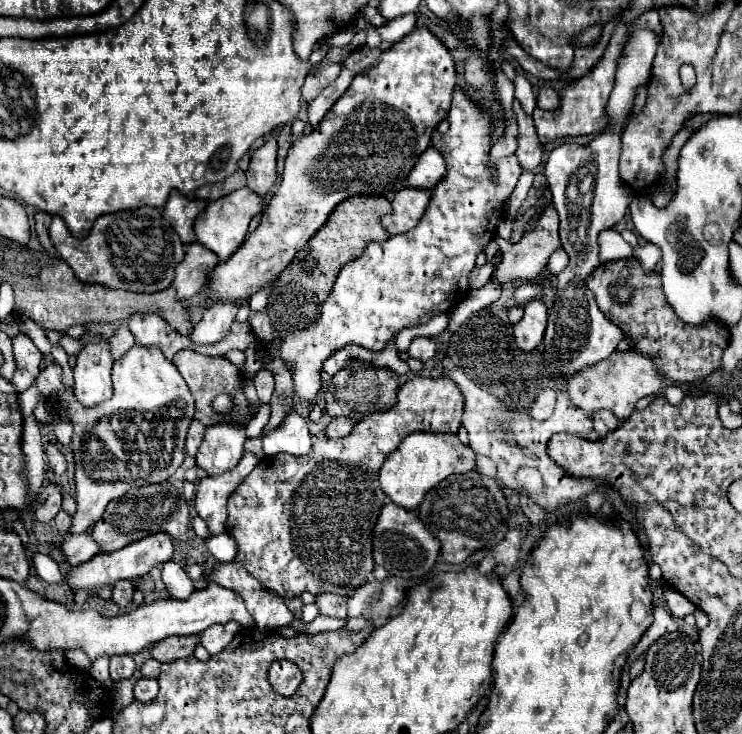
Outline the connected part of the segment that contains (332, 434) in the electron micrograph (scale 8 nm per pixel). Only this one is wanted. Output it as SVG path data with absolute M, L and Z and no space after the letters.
M340 416L340 418L334 418L328 426L326 426L326 436L330 438L330 440L338 440L338 438L344 438L344 436L348 436L350 434L350 430L354 428L354 420L352 418L344 418L344 416Z

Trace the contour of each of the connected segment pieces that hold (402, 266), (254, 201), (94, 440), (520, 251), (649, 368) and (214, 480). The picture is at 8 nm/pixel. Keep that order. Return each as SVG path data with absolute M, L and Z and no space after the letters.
M460 88L454 90L454 100L452 100L448 120L450 120L450 130L444 136L440 132L432 134L432 144L446 158L448 174L434 188L430 206L424 218L420 220L420 224L412 228L408 234L390 236L390 240L382 244L370 242L358 260L348 262L344 270L340 270L328 300L322 304L320 322L304 330L284 334L280 354L284 362L294 364L294 370L292 370L294 392L302 400L306 402L314 400L314 396L320 390L322 364L336 350L344 348L346 344L360 344L368 350L382 350L386 342L392 340L402 328L426 324L440 310L450 312L456 304L464 300L468 292L468 276L474 270L474 260L496 234L494 230L502 220L500 202L506 202L512 190L516 188L522 168L516 156L502 158L498 160L498 176L492 176L490 158L488 158L490 146L492 146L492 116L480 110L476 102L470 100Z
M240 188L224 198L218 198L216 202L210 202L208 208L196 218L194 226L196 240L208 250L212 250L218 258L226 260L228 256L232 256L232 250L238 250L238 246L244 242L244 234L248 234L250 220L258 216L262 210L264 210L262 198L248 188Z
M140 344L132 346L120 360L114 362L112 380L114 380L114 396L94 408L84 408L74 398L74 392L64 390L62 368L52 362L46 368L42 368L36 382L26 392L20 394L20 408L24 416L30 416L34 412L34 406L40 400L46 400L46 396L52 400L52 404L58 404L58 402L68 404L68 416L74 426L72 450L76 458L76 504L80 494L80 506L72 518L72 528L70 528L74 534L80 534L88 526L98 522L112 498L118 498L136 486L164 482L184 462L184 440L186 440L188 426L194 418L194 398L190 394L188 384L180 376L180 372L162 354L162 350L156 346L154 348L146 348Z
M548 204L542 214L538 216L538 222L534 224L532 230L524 232L522 240L518 244L510 244L506 240L502 240L500 236L496 238L498 246L500 246L500 252L502 252L502 264L496 268L494 272L494 278L504 284L504 282L510 282L514 278L520 278L520 280L534 280L548 264L548 258L554 250L560 248L560 238L558 238L558 214L556 214L556 208L552 204Z
M614 352L610 358L598 362L596 366L590 366L570 378L564 378L568 384L570 400L586 410L586 412L598 412L598 410L610 410L616 414L620 422L628 420L628 416L634 410L634 404L644 396L656 396L660 394L664 386L664 378L660 378L658 368L654 366L652 358L640 352Z
M246 452L232 470L220 476L206 476L200 480L194 506L198 510L198 516L208 524L208 532L210 532L208 536L216 536L226 530L228 498L238 488L238 484L244 482L244 478L256 468L256 464L258 458Z

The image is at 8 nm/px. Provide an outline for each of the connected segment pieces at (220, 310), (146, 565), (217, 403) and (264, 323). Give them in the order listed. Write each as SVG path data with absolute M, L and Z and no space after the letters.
M214 300L212 306L204 310L202 320L194 326L194 332L190 334L192 342L196 344L220 342L230 332L230 324L234 322L238 308L240 308L238 302Z
M160 532L160 534L152 534L150 538L132 542L120 550L114 552L102 552L98 556L94 556L92 560L72 568L70 576L66 578L66 582L78 590L78 588L88 588L88 586L96 586L96 584L114 584L118 580L132 580L136 576L144 576L148 574L156 564L164 564L172 558L172 542L170 536Z
M222 393L213 399L212 406L218 413L230 414L232 408L234 408L234 402L232 402L232 398L228 394Z
M262 310L262 312L258 312L258 314L250 314L250 326L252 326L252 332L254 332L254 336L256 338L262 338L262 340L266 340L266 342L272 342L276 336L280 336L276 330L274 330L274 326L270 324L270 318L268 318L268 312L266 310Z

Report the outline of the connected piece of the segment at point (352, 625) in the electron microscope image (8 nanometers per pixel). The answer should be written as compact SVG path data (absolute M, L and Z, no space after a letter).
M364 616L350 618L348 624L346 624L346 628L348 628L348 630L366 630L366 632L372 632L372 630L374 630L374 626L370 624L370 620L364 618Z

